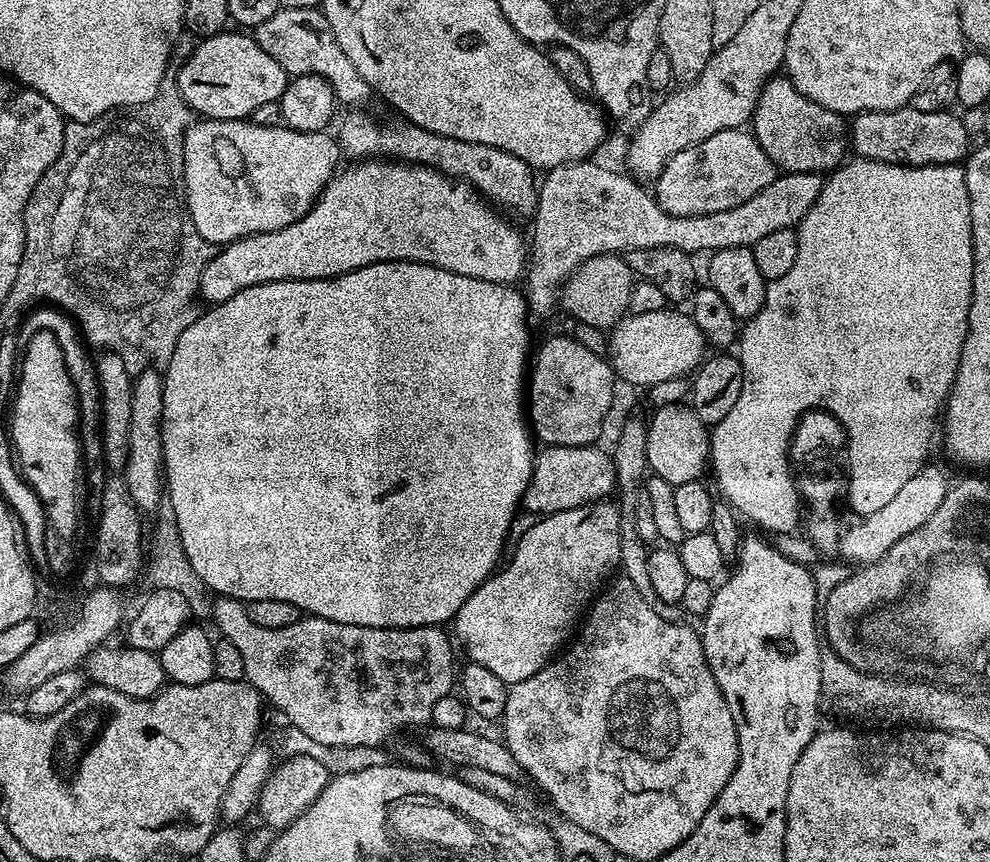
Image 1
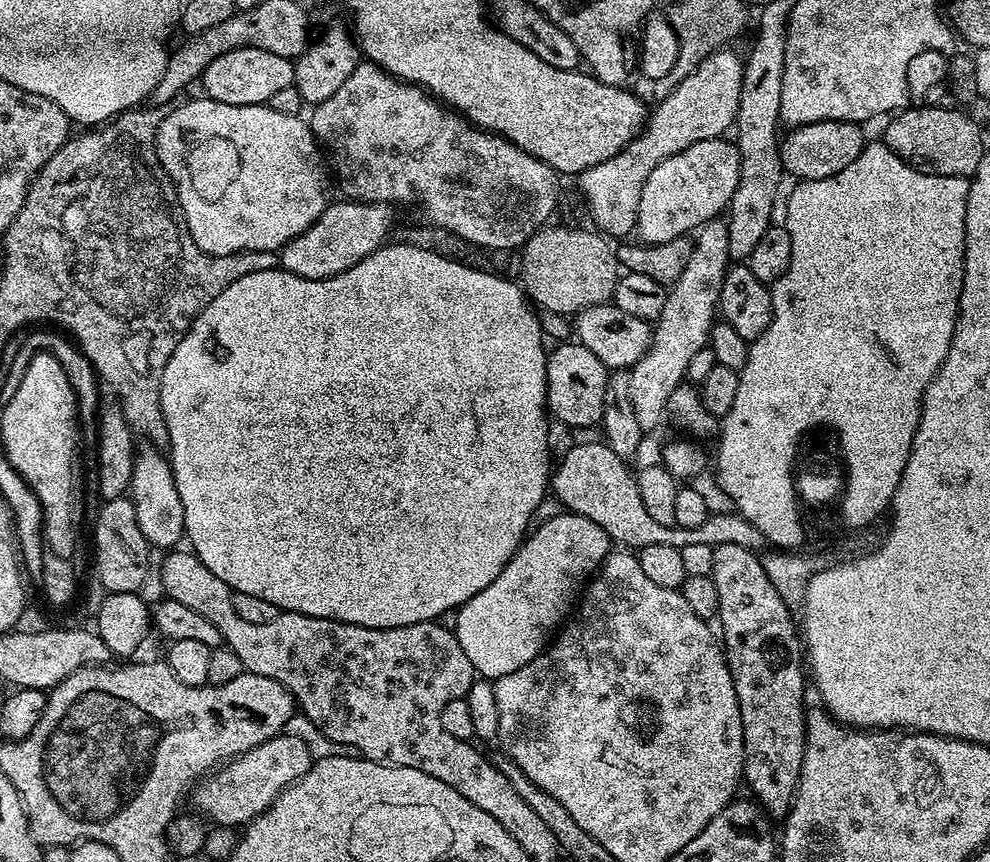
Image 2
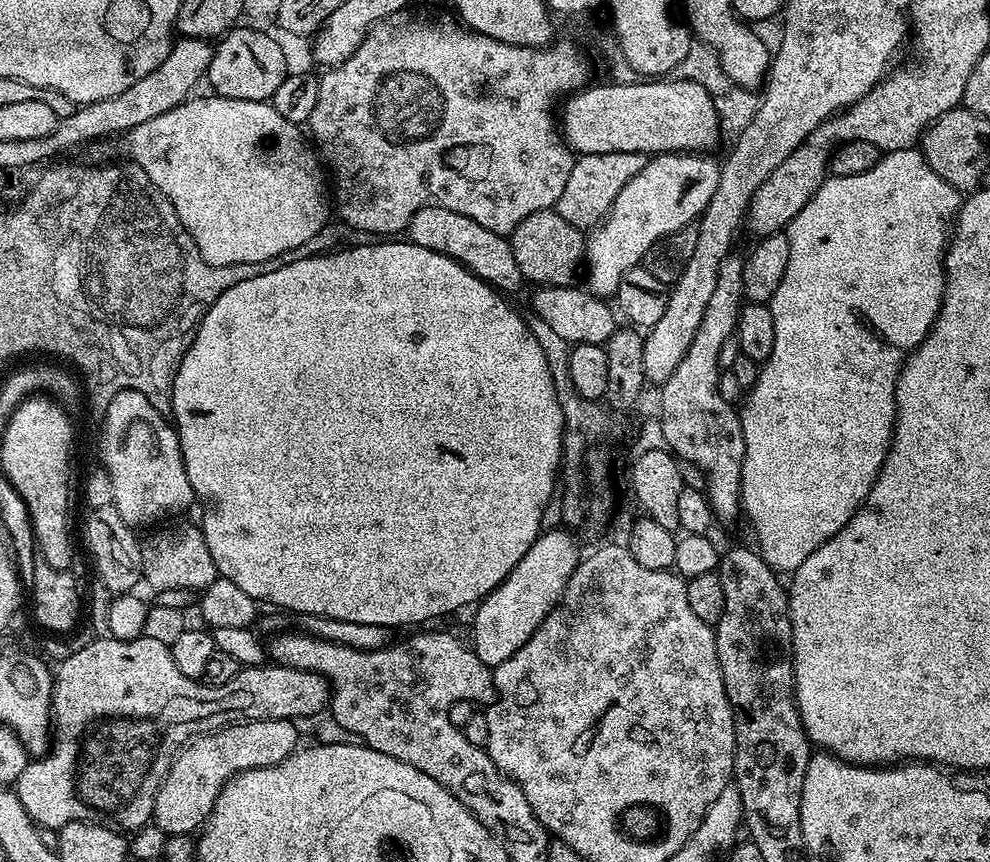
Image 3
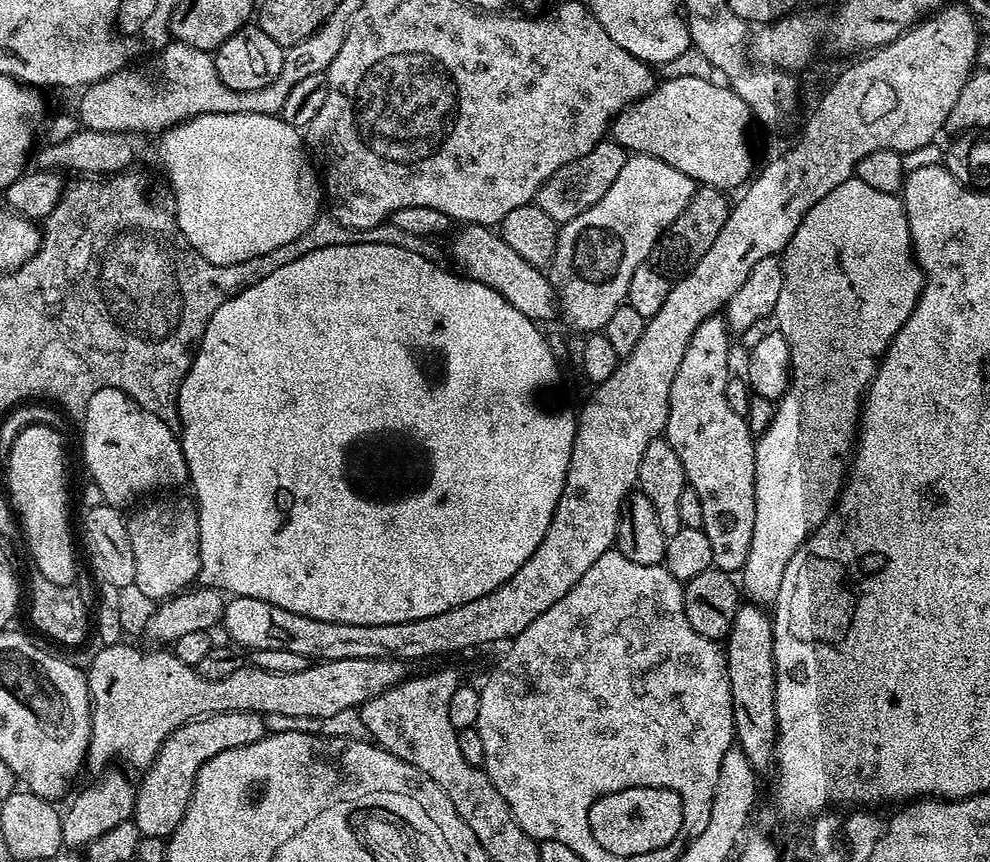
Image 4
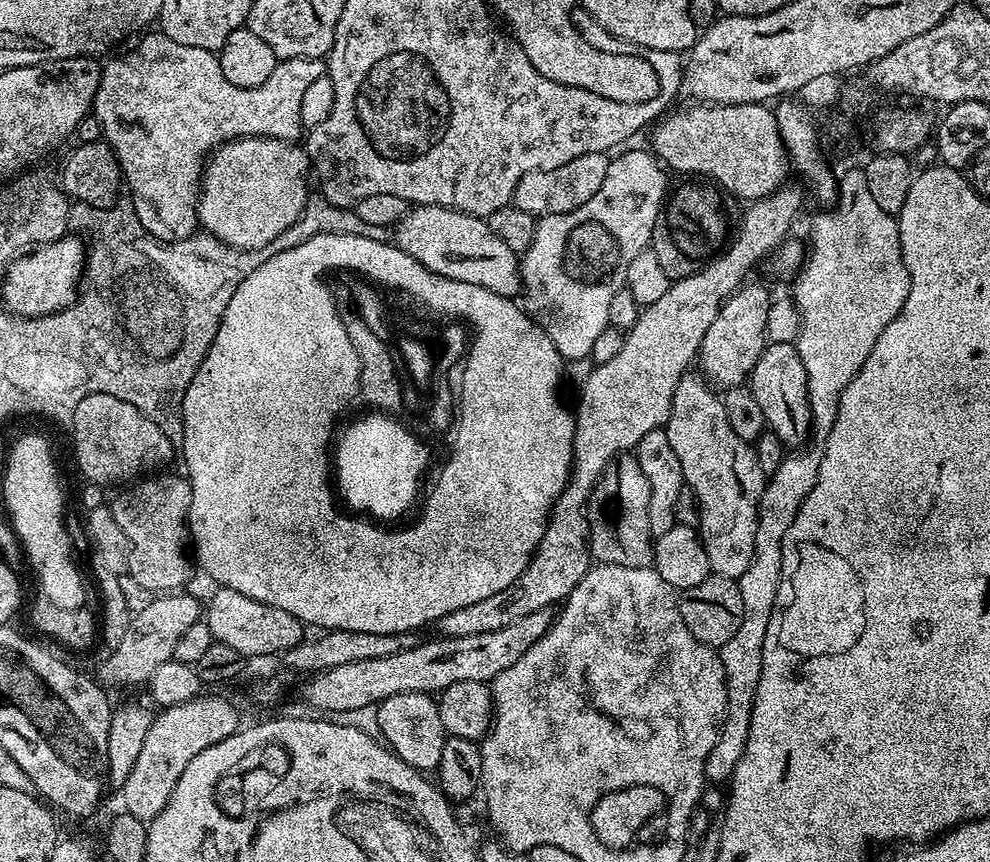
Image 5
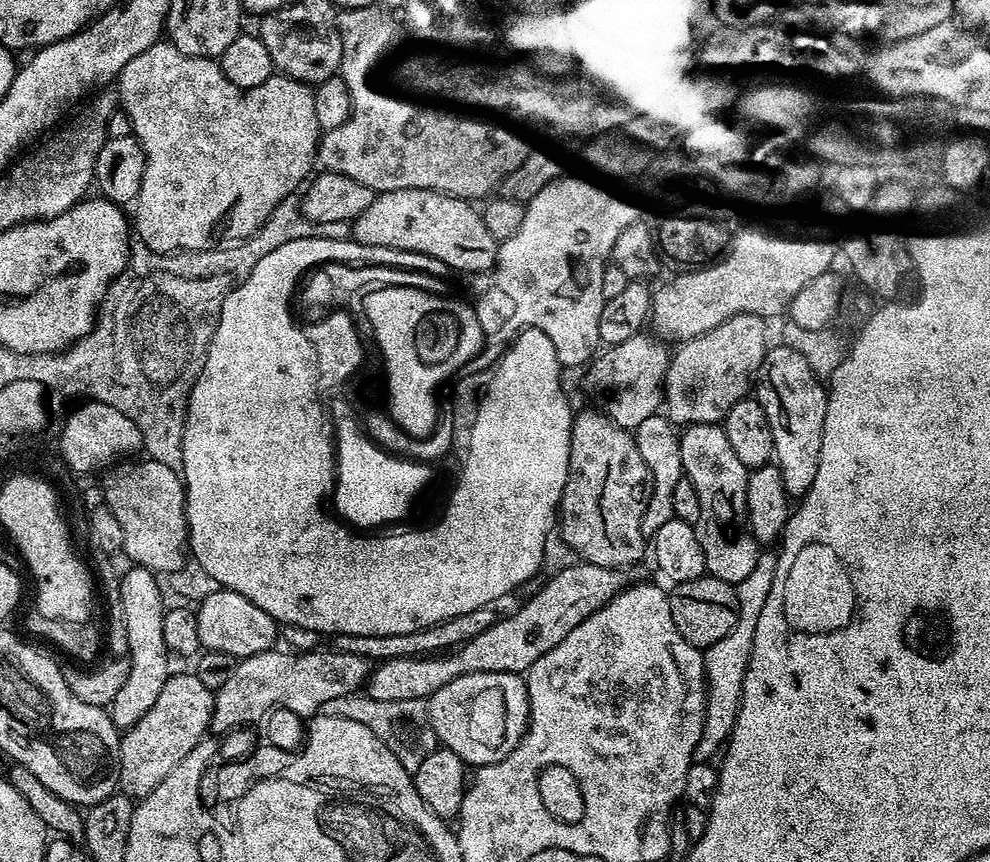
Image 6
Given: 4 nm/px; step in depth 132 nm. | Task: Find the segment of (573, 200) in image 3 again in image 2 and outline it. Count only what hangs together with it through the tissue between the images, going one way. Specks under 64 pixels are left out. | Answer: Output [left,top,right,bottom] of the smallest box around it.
[579,50,744,237]

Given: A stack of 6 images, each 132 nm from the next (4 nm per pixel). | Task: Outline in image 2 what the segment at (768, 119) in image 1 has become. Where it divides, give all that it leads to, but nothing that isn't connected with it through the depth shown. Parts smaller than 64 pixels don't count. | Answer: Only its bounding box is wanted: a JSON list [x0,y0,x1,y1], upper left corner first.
[780,120,866,181]

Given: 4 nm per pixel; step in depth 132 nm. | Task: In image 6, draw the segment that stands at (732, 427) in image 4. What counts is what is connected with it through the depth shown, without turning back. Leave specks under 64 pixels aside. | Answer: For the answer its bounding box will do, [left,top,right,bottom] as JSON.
[680,424,761,586]

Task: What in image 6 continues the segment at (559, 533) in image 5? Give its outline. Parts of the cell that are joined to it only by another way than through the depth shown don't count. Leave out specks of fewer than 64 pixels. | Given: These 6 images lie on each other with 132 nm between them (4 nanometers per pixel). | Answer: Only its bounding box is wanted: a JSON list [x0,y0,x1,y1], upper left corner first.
[588,334,670,430]

